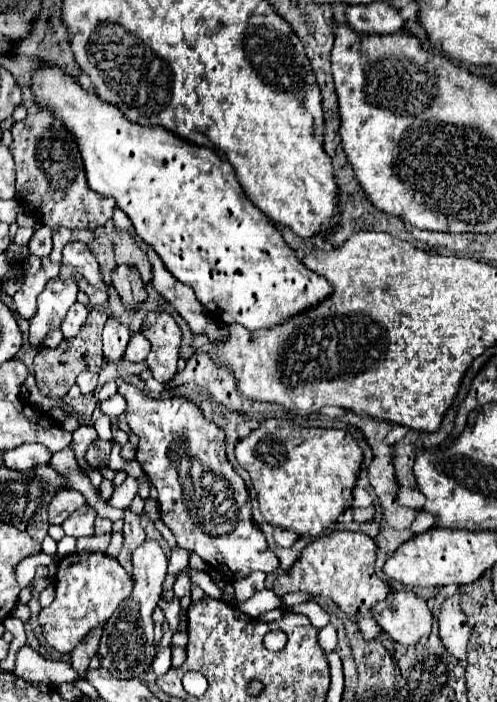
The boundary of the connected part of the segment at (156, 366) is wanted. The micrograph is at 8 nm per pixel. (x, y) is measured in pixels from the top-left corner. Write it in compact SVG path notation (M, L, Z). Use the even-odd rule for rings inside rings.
M163 309L147 313L143 319L141 335L151 341L151 353L147 357L147 367L153 373L153 379L159 383L169 383L177 373L181 329L175 319Z

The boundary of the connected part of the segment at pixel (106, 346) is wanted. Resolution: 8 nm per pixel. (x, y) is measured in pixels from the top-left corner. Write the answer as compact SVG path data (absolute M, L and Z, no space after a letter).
M109 319L103 329L103 357L109 363L117 363L119 359L123 359L129 337L131 337L131 333L127 331L125 325L121 325L115 319Z

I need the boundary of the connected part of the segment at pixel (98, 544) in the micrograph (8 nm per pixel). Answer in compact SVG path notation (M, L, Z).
M93 535L93 537L81 537L77 539L77 551L79 553L105 553L109 547L111 535Z

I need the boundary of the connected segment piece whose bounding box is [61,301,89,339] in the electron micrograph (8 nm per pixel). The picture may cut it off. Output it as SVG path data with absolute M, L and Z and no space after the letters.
M75 301L71 305L71 309L69 309L69 313L67 313L67 317L63 319L63 325L61 325L61 331L63 331L63 337L65 339L71 339L71 337L75 337L79 333L81 325L85 323L87 313L89 313L87 311L87 305L83 305L79 301Z

